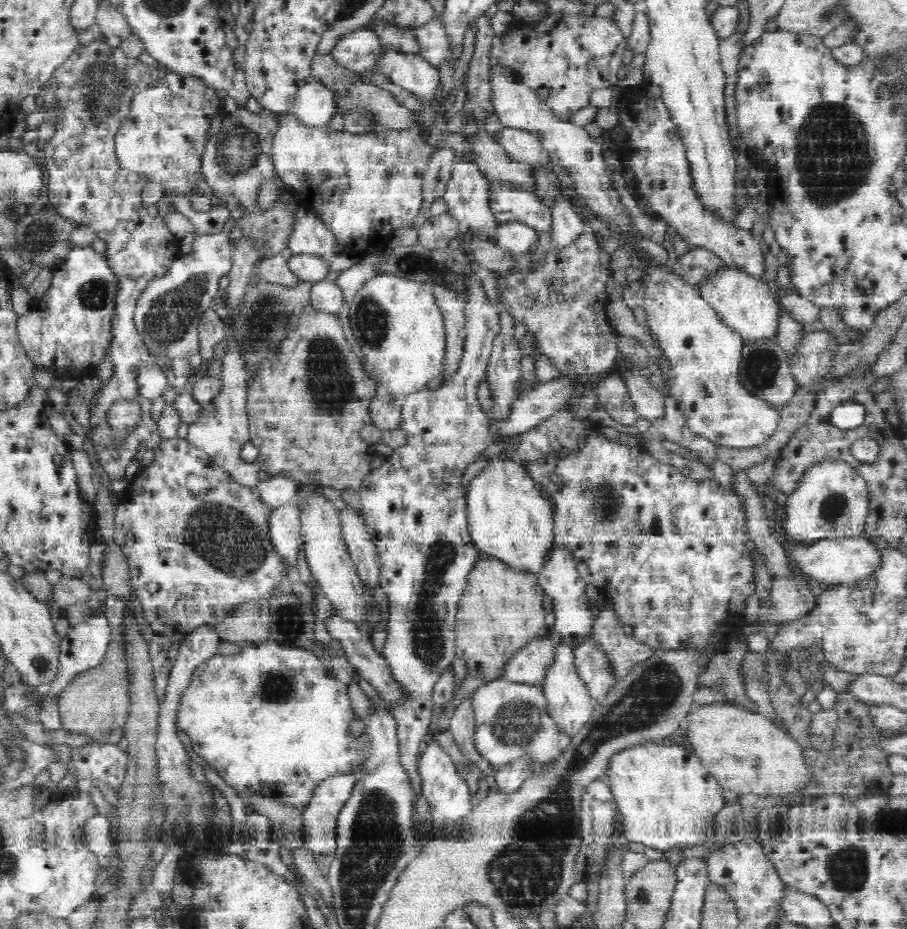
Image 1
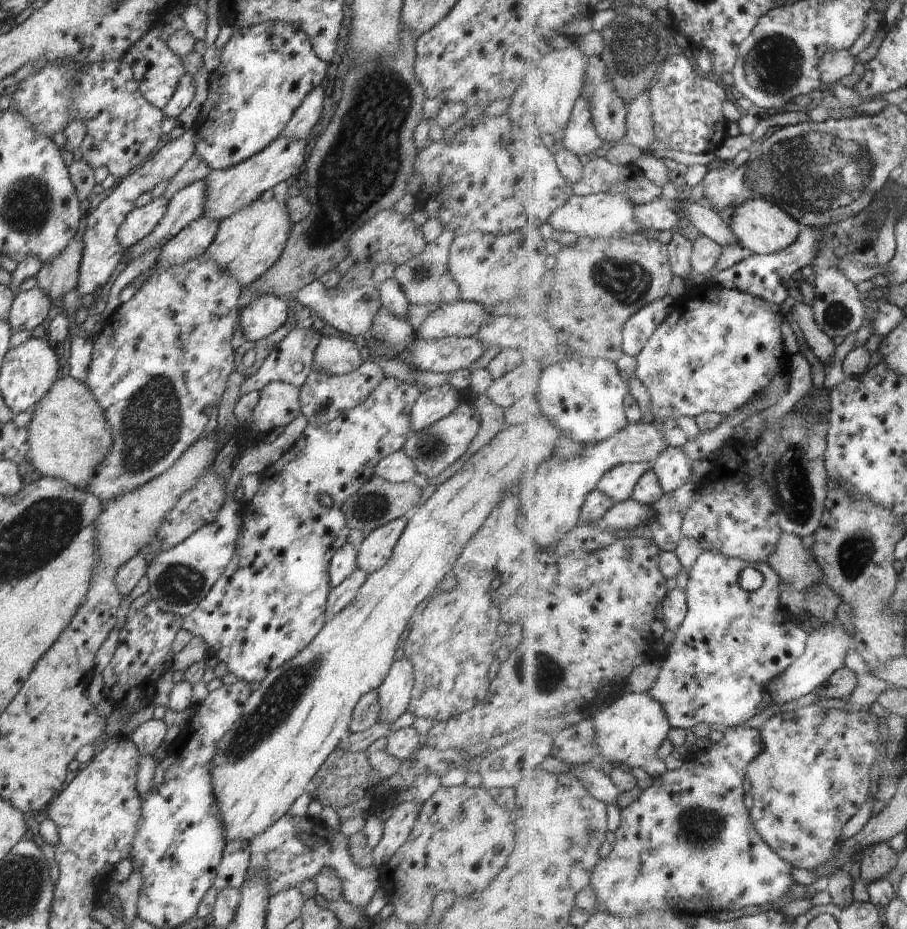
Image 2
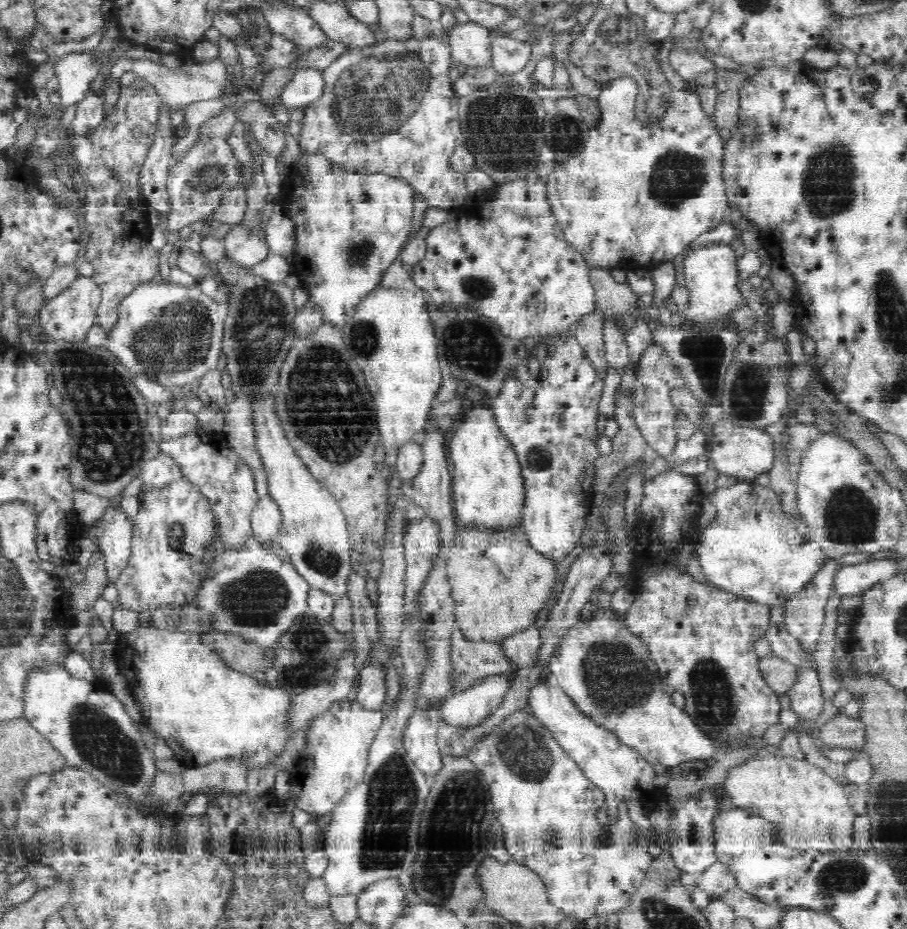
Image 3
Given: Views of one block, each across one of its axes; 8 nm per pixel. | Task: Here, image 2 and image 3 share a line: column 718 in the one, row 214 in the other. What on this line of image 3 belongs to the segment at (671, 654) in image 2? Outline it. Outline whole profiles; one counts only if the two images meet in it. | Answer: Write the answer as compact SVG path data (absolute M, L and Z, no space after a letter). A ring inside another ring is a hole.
M620 77L602 85L601 93L597 97L599 107L601 108L601 121L599 125L595 129L589 130L586 144L578 156L556 164L551 175L545 177L552 214L557 220L558 225L562 227L562 231L566 239L570 241L570 245L575 250L578 250L578 253L582 254L585 262L590 267L615 268L622 260L626 260L626 262L638 262L642 267L649 268L650 264L657 266L663 261L673 261L678 254L682 254L684 250L688 249L690 244L695 242L700 235L727 221L729 208L726 208L725 184L721 176L725 134L716 131L712 127L710 119L708 119L701 106L701 100L697 92L690 88L685 90L672 89L665 96L665 101L662 104L662 116L656 122L650 122L650 124L645 124L636 115L635 106L638 96L639 84L630 77ZM654 162L656 162L656 184L652 184Z

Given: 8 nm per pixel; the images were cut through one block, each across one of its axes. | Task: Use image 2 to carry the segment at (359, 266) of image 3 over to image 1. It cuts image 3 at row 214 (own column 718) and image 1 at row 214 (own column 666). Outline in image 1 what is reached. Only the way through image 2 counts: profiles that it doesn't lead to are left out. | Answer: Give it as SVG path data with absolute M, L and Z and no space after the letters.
M287 113L280 119L280 124L273 140L273 159L282 182L286 182L288 186L292 187L293 195L301 205L313 208L320 215L320 218L326 222L332 233L336 235L336 239L338 239L340 247L345 249L345 253L359 255L360 258L364 258L369 253L385 250L392 241L395 231L400 229L400 226L408 226L408 224L413 224L415 221L423 205L422 173L426 168L426 164L428 164L428 156L432 154L433 149L433 146L426 142L426 137L420 135L416 129L380 129L378 133L366 132L359 135L348 131L338 132L329 126L324 128L306 127L298 122L294 114Z

